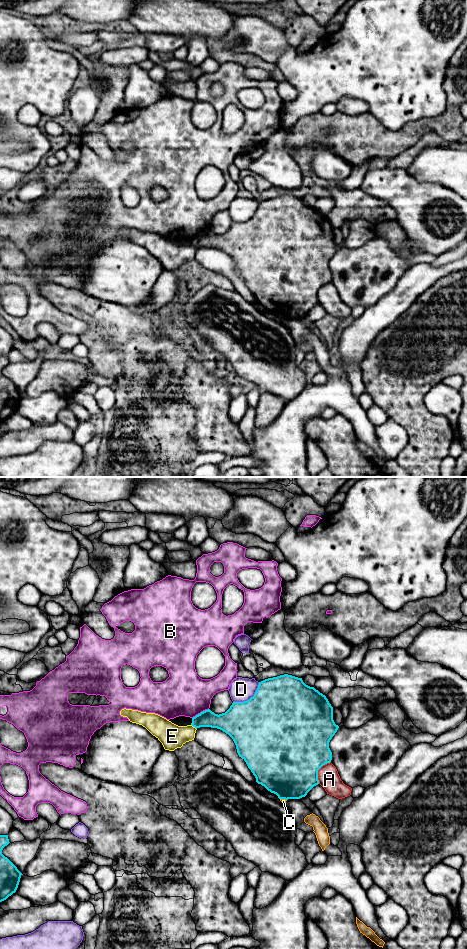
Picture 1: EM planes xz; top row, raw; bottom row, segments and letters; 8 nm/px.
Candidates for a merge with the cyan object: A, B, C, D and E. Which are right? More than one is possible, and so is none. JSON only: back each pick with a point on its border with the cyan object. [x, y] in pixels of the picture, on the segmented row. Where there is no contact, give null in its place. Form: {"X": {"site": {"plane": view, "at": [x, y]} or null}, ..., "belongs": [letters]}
{"belongs": []}

